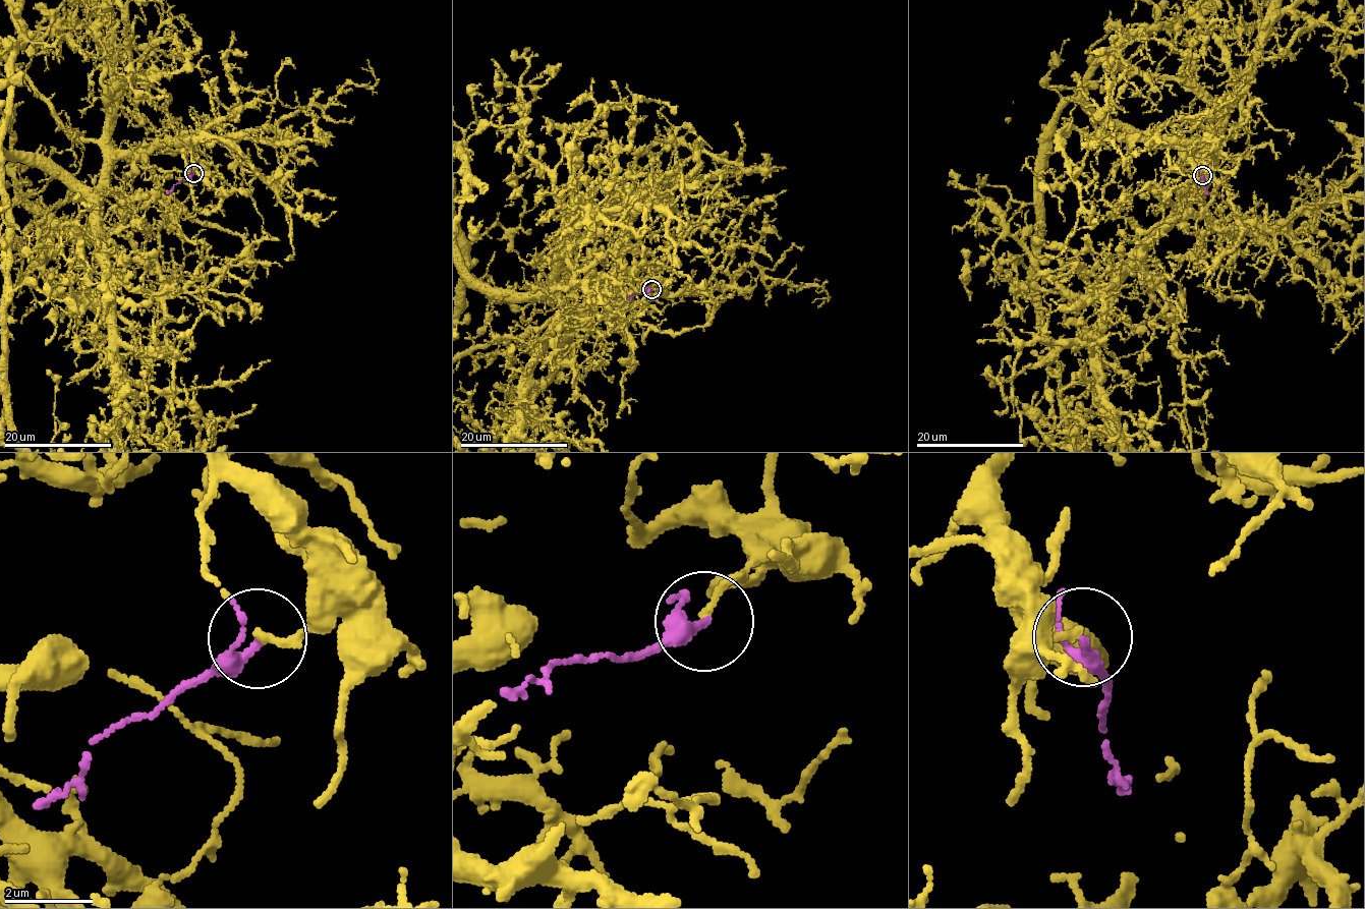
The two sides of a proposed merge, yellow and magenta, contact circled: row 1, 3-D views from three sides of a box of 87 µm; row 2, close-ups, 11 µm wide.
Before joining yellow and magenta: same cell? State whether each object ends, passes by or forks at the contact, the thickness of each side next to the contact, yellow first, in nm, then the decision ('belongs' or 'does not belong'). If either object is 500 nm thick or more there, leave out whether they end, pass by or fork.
yellow ends; magenta passes by; calibres 170 and 240 nm; does not belong

